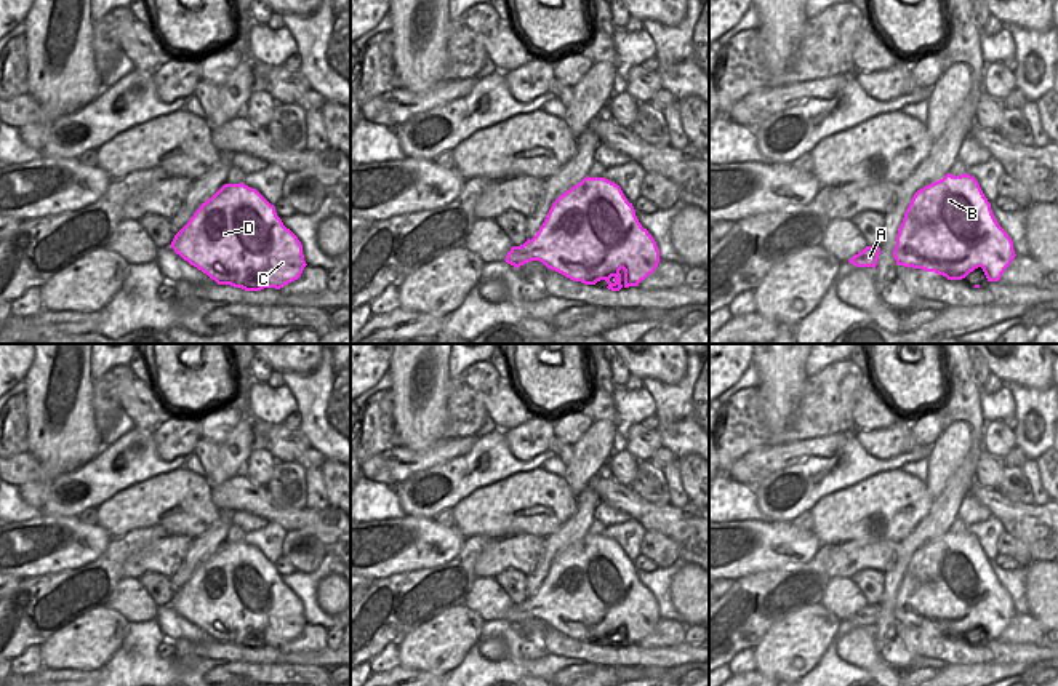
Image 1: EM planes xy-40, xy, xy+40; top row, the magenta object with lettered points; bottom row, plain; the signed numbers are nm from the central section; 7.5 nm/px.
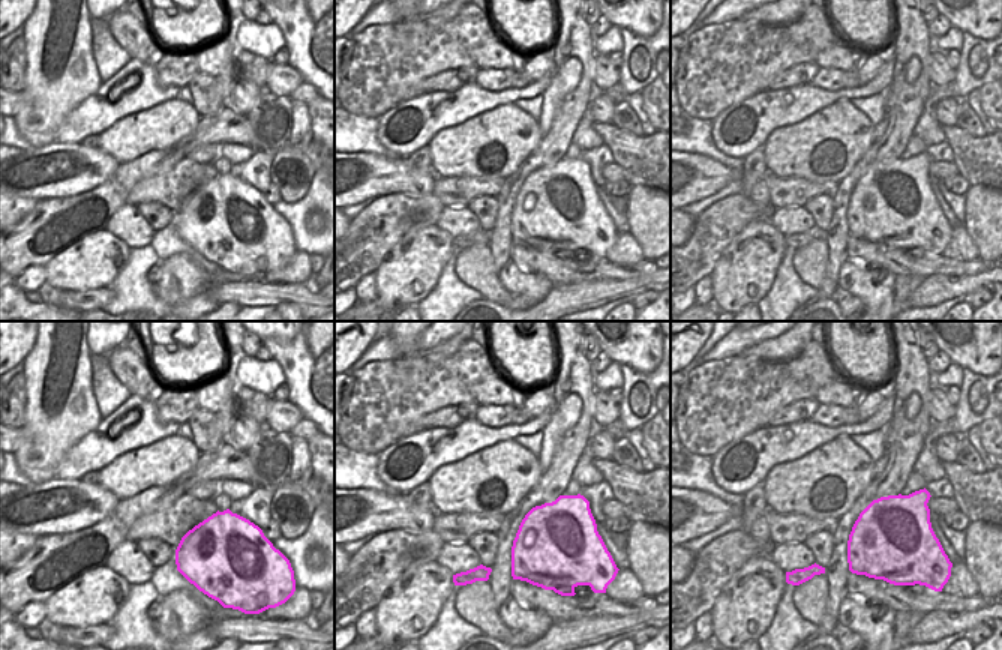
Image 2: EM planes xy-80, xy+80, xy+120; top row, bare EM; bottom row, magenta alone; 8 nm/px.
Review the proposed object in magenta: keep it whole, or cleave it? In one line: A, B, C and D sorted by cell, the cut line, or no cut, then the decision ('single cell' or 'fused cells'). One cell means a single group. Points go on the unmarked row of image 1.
groups A B C D; cut none; single cell

